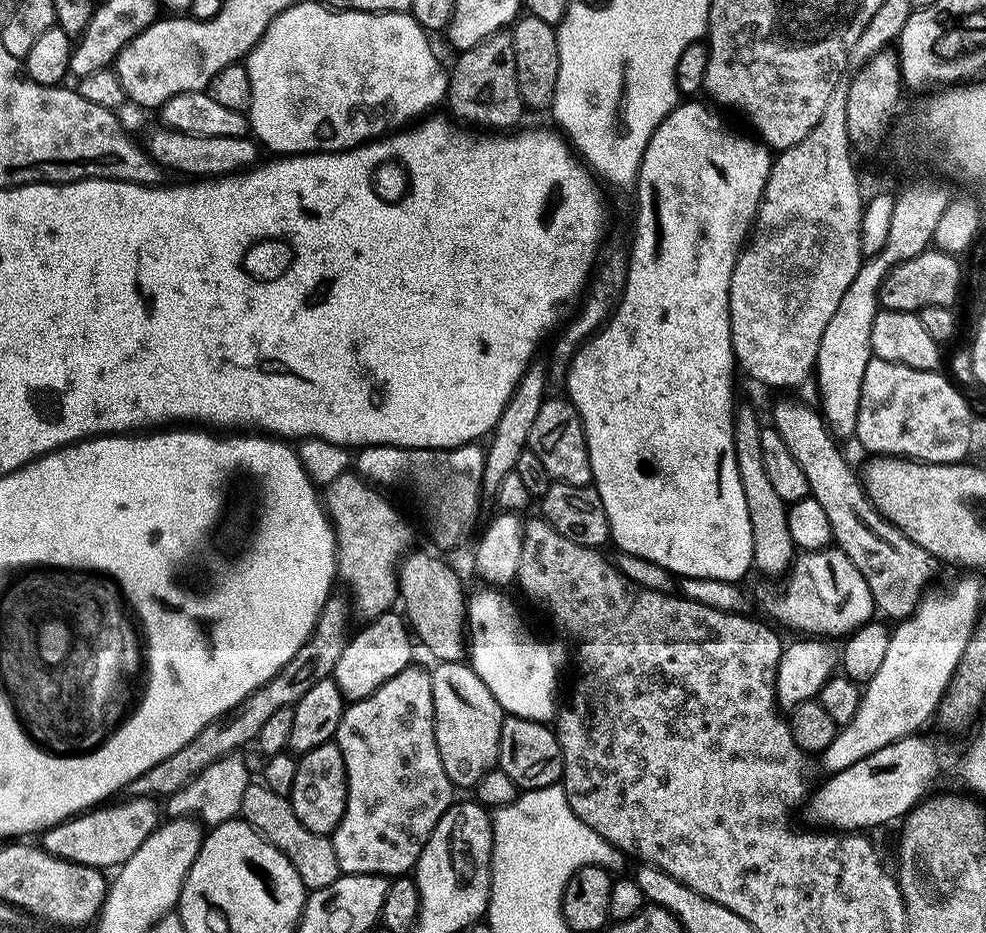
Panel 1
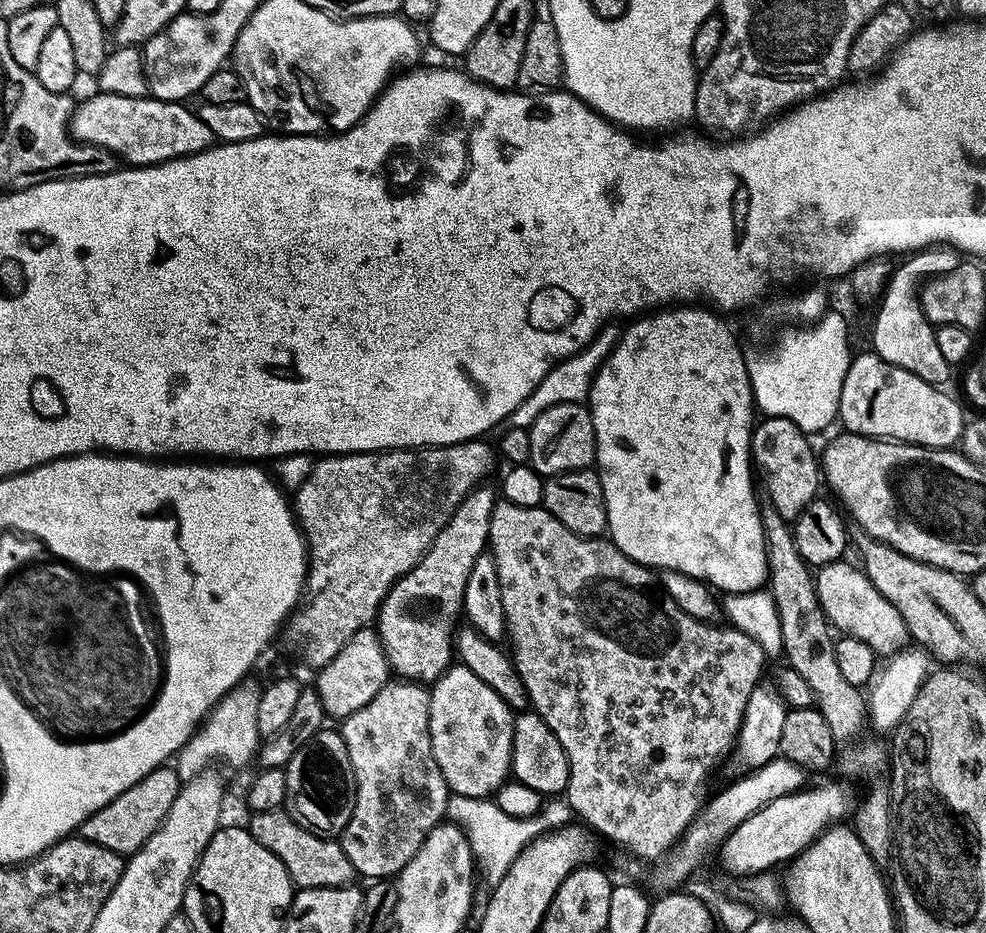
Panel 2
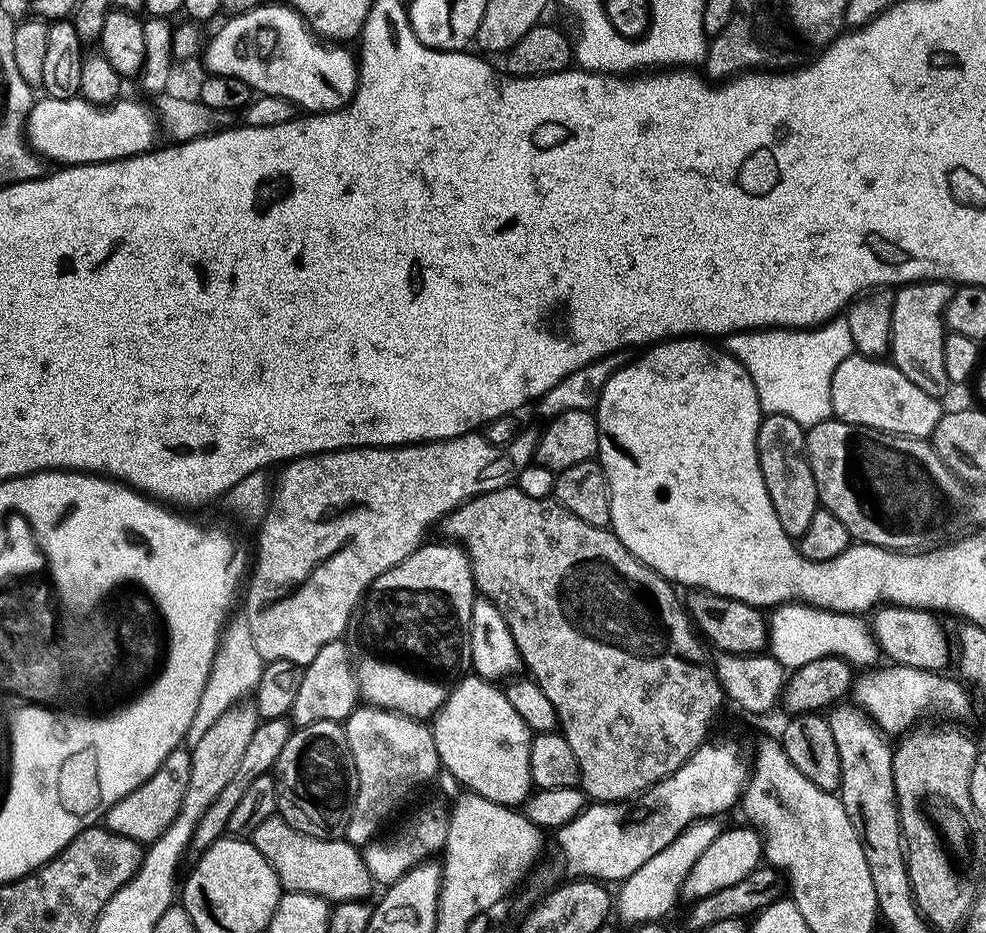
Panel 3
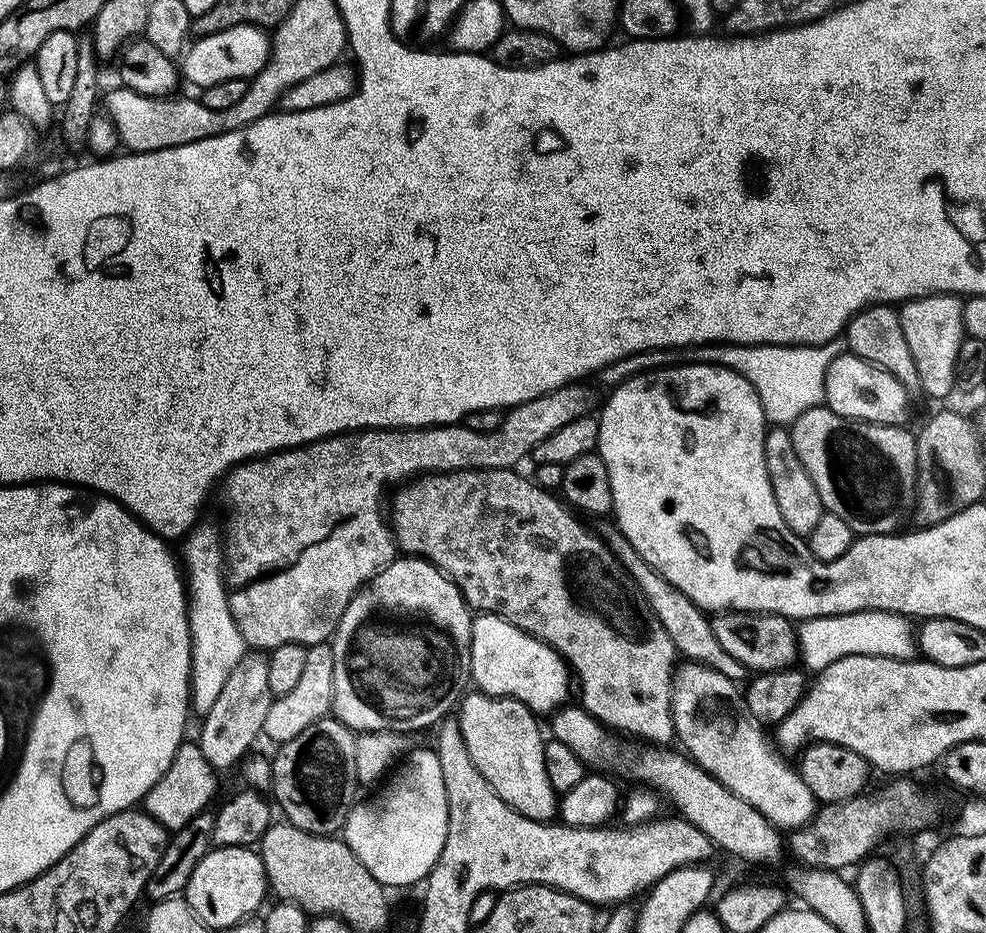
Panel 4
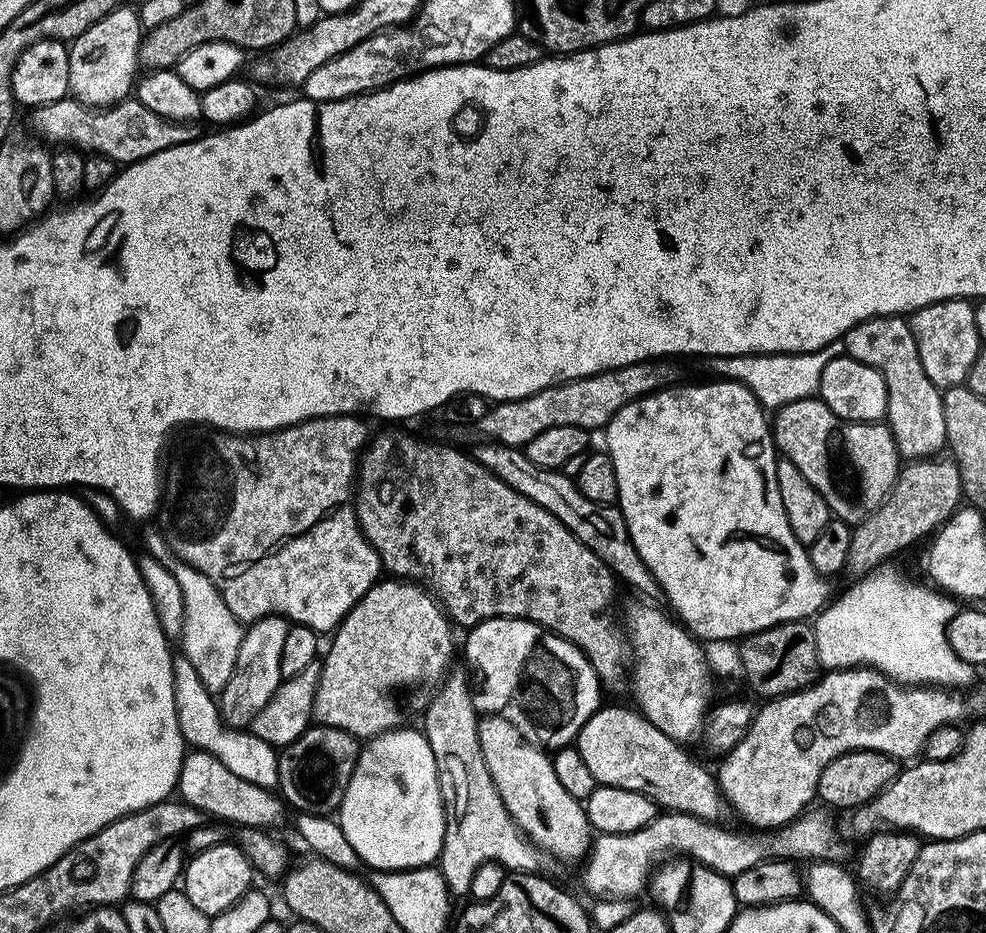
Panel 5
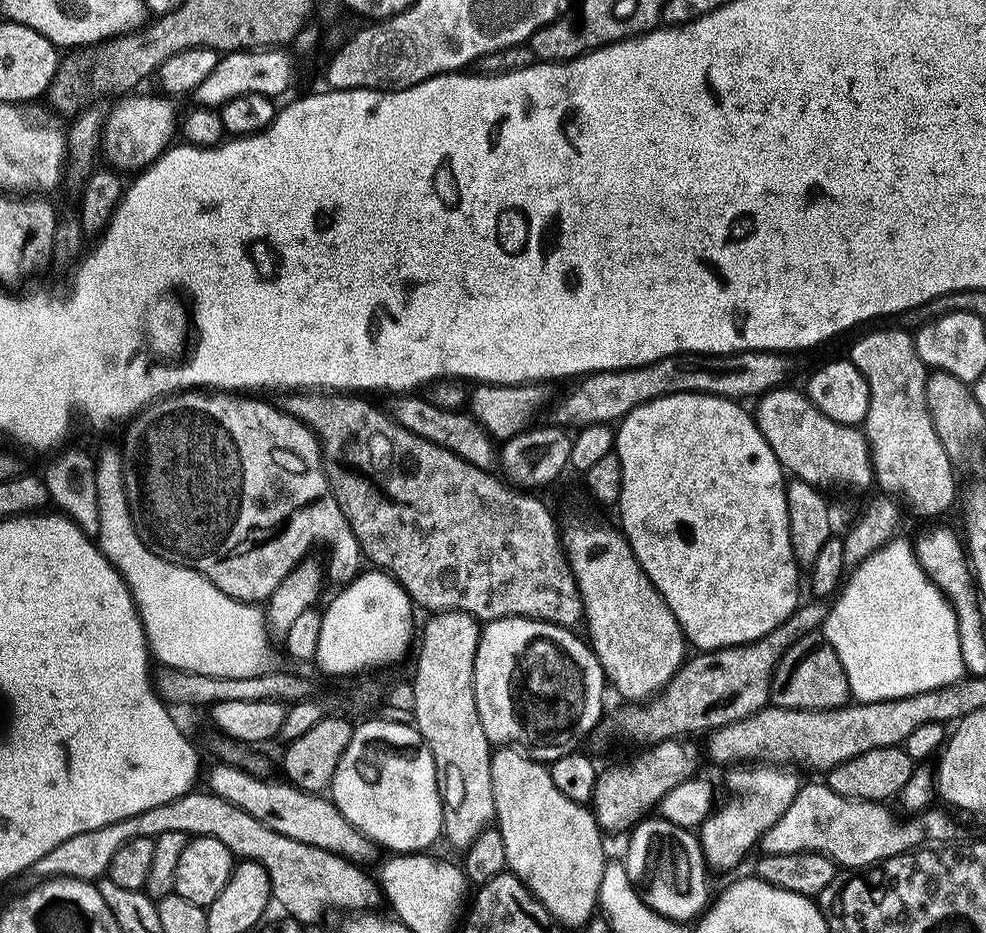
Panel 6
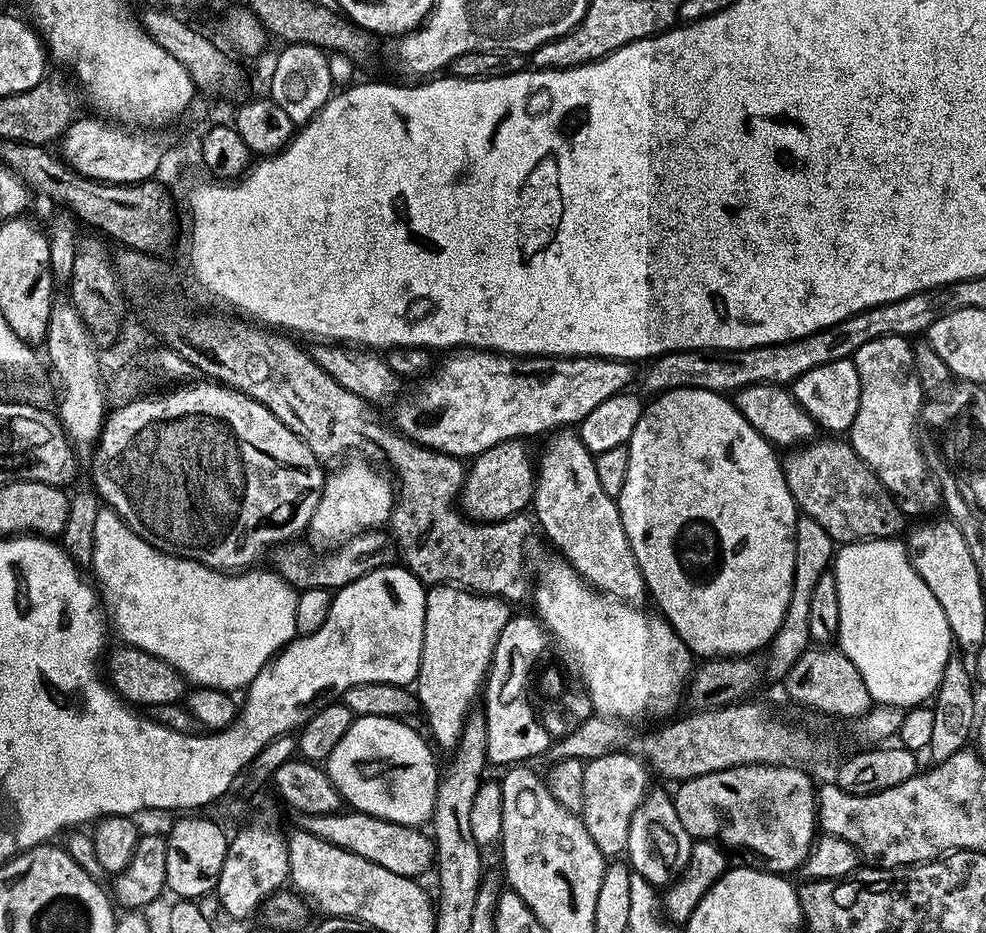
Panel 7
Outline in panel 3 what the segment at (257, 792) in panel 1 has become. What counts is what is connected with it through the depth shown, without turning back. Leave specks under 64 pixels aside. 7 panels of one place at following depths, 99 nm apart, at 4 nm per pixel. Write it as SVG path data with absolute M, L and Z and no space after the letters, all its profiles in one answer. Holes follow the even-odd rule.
M279 815L270 818L250 837L250 843L270 862L278 874L280 887L285 893L301 892L328 901L337 906L369 899L374 881L364 861L361 849L349 844L347 839L319 840L303 836Z

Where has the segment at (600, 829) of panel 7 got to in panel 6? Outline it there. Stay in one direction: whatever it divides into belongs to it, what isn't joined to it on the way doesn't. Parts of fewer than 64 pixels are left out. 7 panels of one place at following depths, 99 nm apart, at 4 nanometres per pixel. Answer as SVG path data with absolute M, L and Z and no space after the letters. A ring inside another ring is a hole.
M667 740L661 744L644 750L640 758L622 768L604 768L601 771L594 798L590 805L596 817L596 823L605 833L624 832L631 833L632 829L645 817L648 812L659 807L666 794L686 781L693 779L700 768L700 760L692 752L684 749L685 741Z

